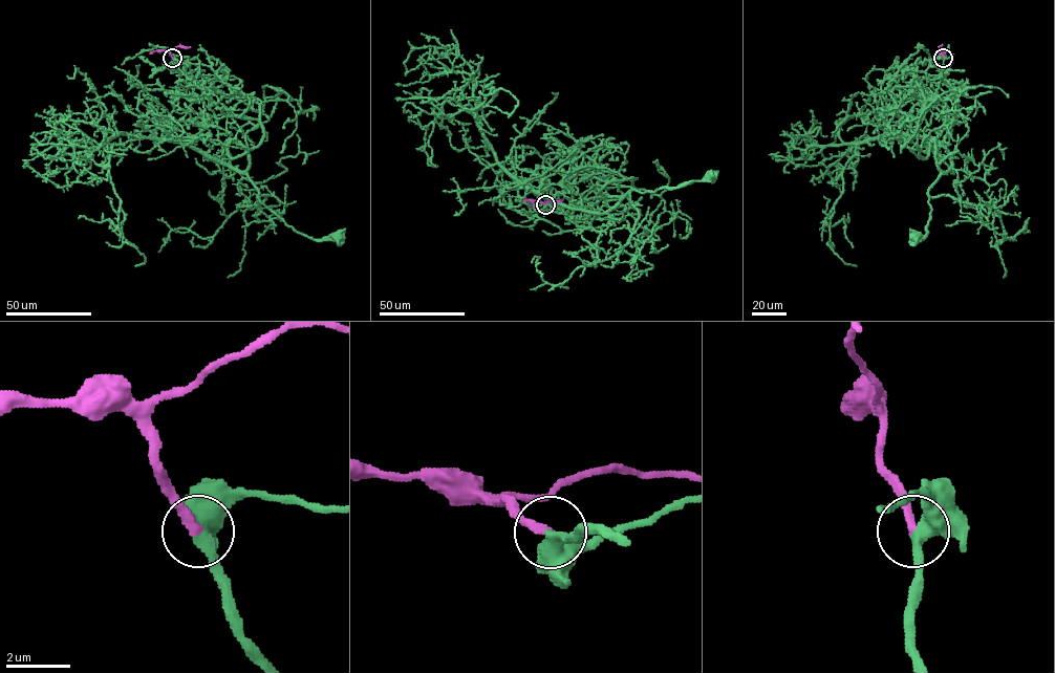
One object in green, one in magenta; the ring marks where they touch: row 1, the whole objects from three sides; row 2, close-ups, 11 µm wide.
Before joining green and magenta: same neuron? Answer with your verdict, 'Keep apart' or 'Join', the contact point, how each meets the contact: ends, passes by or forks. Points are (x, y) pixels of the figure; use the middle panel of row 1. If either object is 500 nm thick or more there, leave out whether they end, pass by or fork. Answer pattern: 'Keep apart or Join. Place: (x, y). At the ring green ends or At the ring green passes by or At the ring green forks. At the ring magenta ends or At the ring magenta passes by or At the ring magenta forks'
Join. Place: (545, 204). At the ring green passes by. At the ring magenta ends

